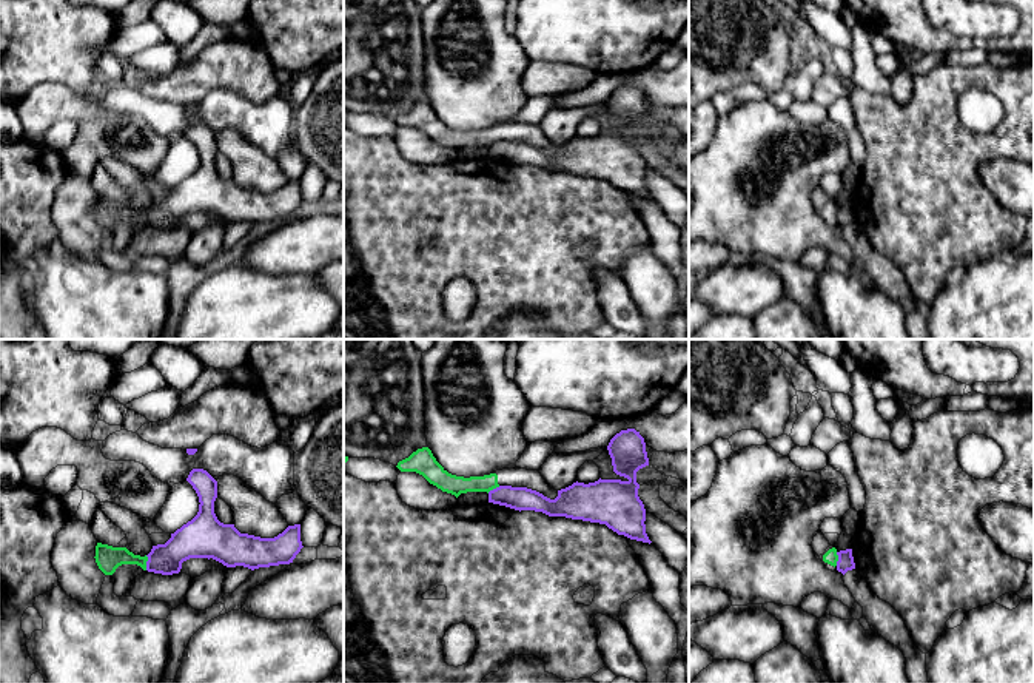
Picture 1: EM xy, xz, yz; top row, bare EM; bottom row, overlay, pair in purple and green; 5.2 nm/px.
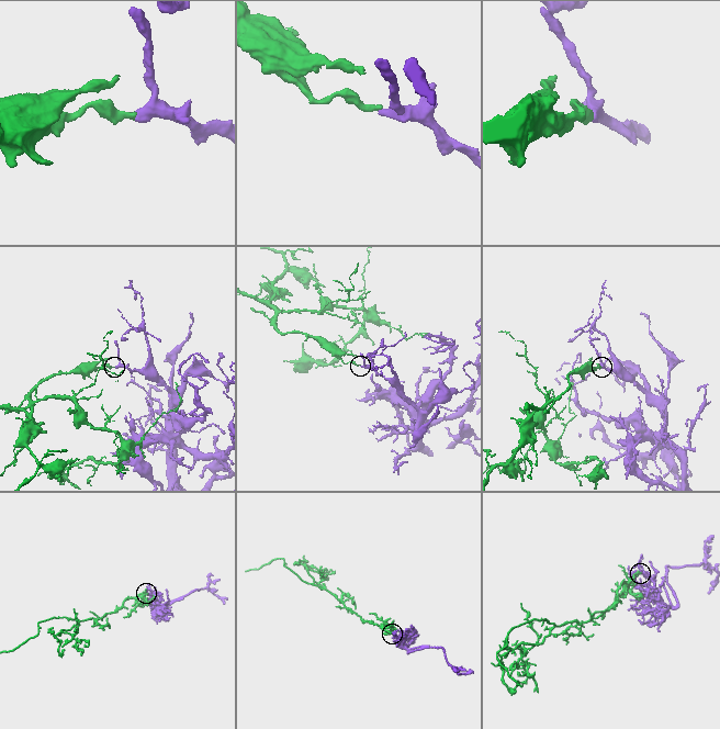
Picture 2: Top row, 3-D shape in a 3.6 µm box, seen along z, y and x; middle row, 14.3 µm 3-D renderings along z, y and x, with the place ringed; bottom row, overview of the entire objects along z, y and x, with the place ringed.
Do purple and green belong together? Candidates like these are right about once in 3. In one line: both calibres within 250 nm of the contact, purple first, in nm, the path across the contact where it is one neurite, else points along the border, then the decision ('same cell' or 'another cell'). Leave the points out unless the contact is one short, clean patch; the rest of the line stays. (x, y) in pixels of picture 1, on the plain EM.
calibres 170 and 140 nm; border xy (145, 210), (147, 224); another cell

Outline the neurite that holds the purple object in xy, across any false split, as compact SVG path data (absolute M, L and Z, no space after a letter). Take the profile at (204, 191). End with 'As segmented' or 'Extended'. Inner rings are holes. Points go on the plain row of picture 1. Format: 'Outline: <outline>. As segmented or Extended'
Outline: M193 123L186 133L199 151L197 170L171 188L165 199L153 200L146 225L162 230L179 228L190 213L213 213L227 222L251 225L290 219L300 207L300 179L288 180L274 193L240 188L234 179L223 179L214 168L217 136L203 123Z. As segmented

